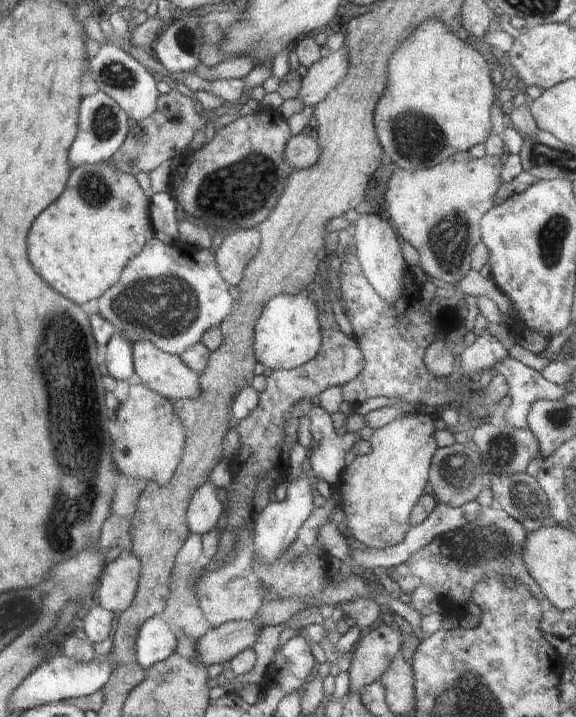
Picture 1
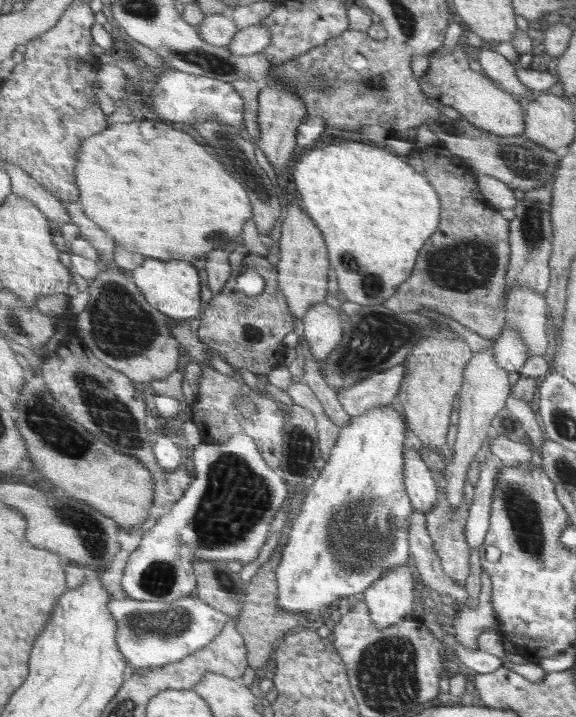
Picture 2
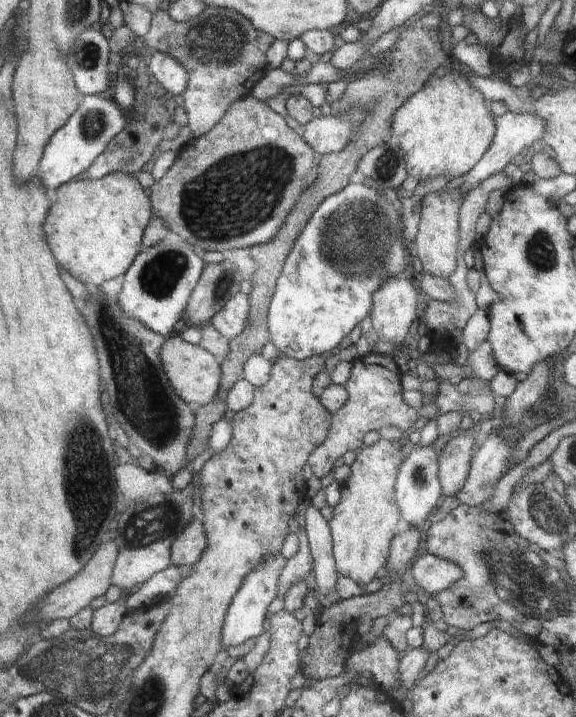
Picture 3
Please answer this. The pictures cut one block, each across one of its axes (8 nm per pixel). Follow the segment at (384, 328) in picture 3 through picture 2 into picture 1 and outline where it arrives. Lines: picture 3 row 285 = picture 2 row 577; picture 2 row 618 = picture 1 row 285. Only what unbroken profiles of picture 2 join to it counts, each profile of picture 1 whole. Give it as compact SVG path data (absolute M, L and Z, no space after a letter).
M372 209L360 215L355 223L355 252L360 260L366 280L375 288L375 291L386 300L393 301L399 298L406 286L406 262L400 250L400 242L396 238L394 228L384 220L380 212Z

